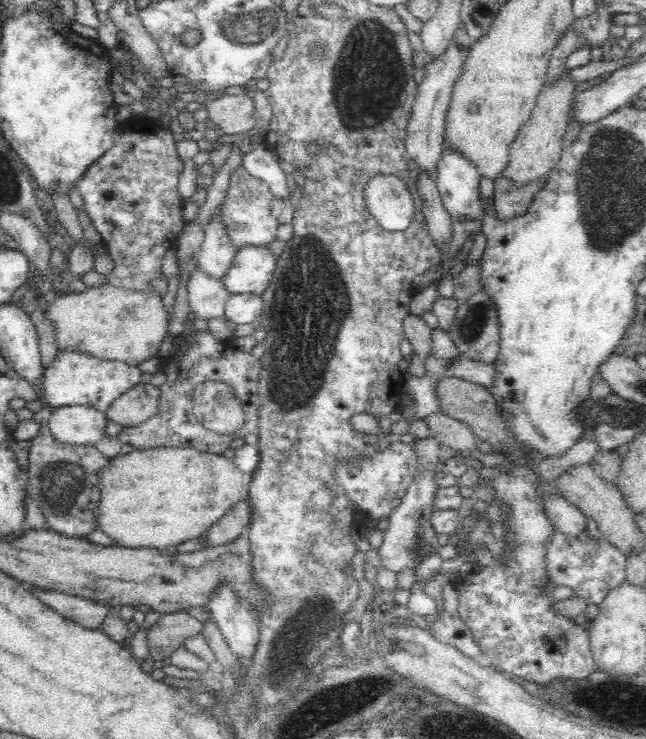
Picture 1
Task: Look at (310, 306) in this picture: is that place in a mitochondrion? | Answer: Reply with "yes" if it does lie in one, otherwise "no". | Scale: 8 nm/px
yes

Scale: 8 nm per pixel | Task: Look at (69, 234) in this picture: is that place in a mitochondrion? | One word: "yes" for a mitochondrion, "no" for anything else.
no

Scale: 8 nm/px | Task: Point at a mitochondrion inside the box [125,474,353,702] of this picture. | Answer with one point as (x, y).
(278, 667)

